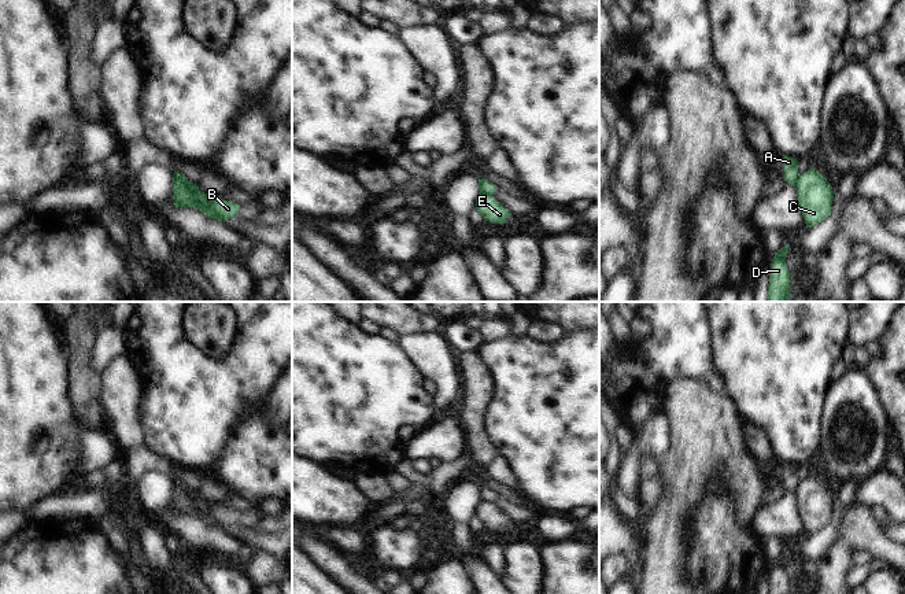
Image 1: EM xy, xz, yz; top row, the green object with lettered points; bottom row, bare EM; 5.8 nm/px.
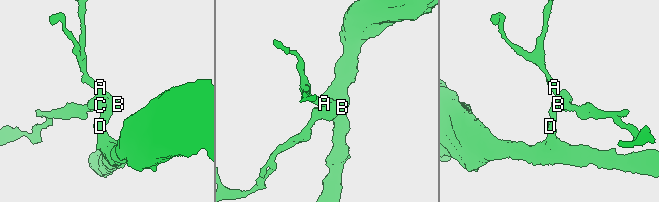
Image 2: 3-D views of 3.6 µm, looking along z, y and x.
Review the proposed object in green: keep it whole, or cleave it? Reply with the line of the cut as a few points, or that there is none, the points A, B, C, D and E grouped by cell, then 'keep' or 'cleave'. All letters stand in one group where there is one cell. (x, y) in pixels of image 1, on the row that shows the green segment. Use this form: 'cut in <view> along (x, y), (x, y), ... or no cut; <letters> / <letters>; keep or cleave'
cut in xy along (199, 206), (207, 205), (217, 218); A D / B C E; cleave

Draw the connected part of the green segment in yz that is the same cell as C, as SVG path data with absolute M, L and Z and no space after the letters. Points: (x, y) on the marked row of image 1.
M814 167L799 174L797 196L806 228L813 228L831 214L834 192L825 177Z

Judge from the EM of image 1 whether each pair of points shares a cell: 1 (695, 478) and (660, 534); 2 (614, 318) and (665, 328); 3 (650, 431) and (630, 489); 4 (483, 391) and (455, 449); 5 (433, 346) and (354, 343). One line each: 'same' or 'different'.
1: same
2: different
3: same
4: different
5: different

